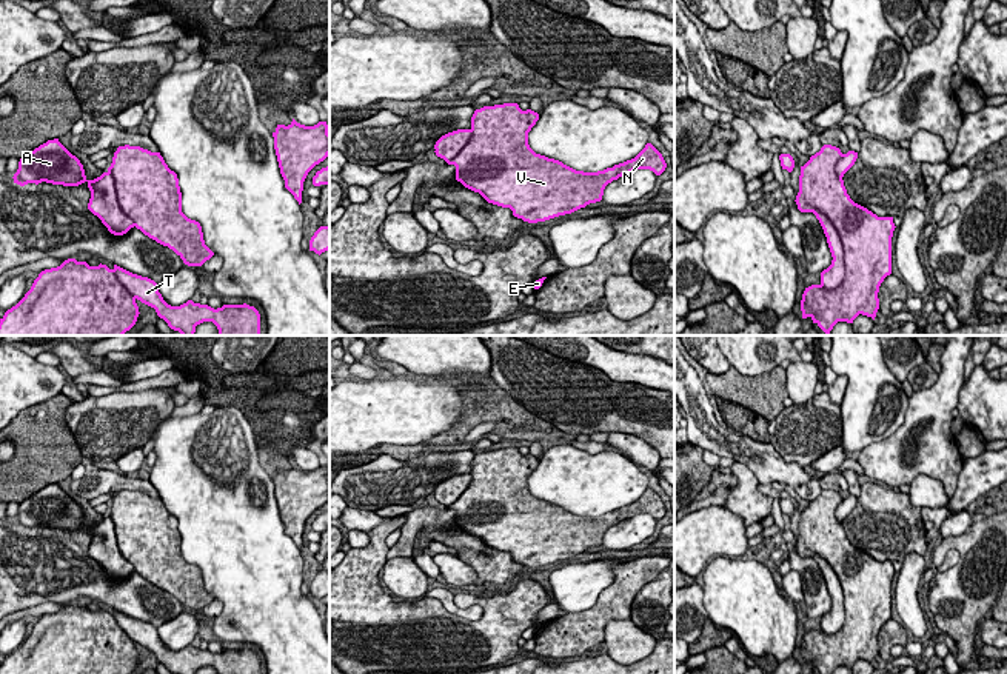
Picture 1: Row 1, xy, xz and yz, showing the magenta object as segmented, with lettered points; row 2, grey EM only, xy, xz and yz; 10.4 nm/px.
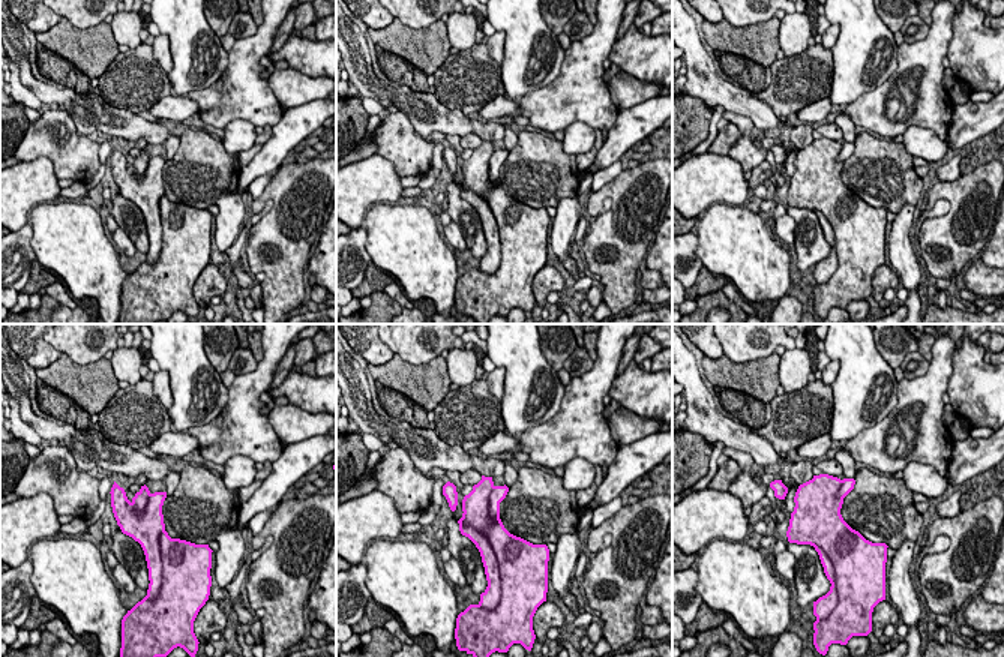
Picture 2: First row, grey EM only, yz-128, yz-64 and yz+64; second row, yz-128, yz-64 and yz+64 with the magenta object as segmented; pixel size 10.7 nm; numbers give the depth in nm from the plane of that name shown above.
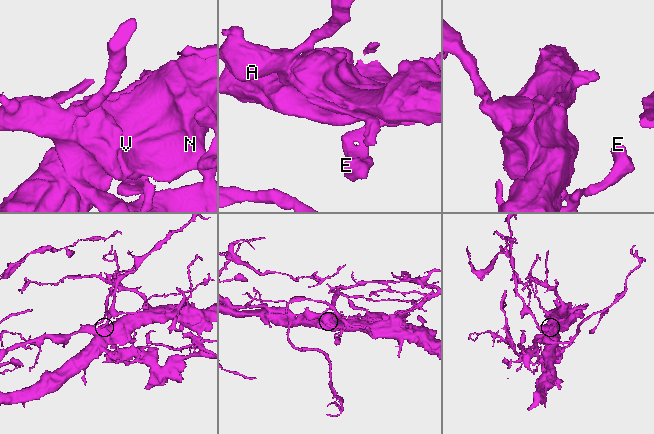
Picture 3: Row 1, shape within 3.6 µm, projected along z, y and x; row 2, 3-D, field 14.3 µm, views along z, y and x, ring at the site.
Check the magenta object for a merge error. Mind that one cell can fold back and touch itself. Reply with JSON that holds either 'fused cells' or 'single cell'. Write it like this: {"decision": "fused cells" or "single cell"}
{"decision": "fused cells"}

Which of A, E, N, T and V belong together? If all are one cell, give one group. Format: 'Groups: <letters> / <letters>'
Groups: A E T / N V

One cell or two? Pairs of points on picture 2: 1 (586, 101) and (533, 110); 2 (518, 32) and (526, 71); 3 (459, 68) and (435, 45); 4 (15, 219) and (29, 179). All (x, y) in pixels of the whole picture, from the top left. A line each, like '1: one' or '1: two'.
1: one
2: one
3: two
4: one

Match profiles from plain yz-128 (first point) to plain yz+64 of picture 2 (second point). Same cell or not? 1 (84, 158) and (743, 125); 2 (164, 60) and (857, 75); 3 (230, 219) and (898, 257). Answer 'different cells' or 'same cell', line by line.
1: same cell
2: different cells
3: same cell

